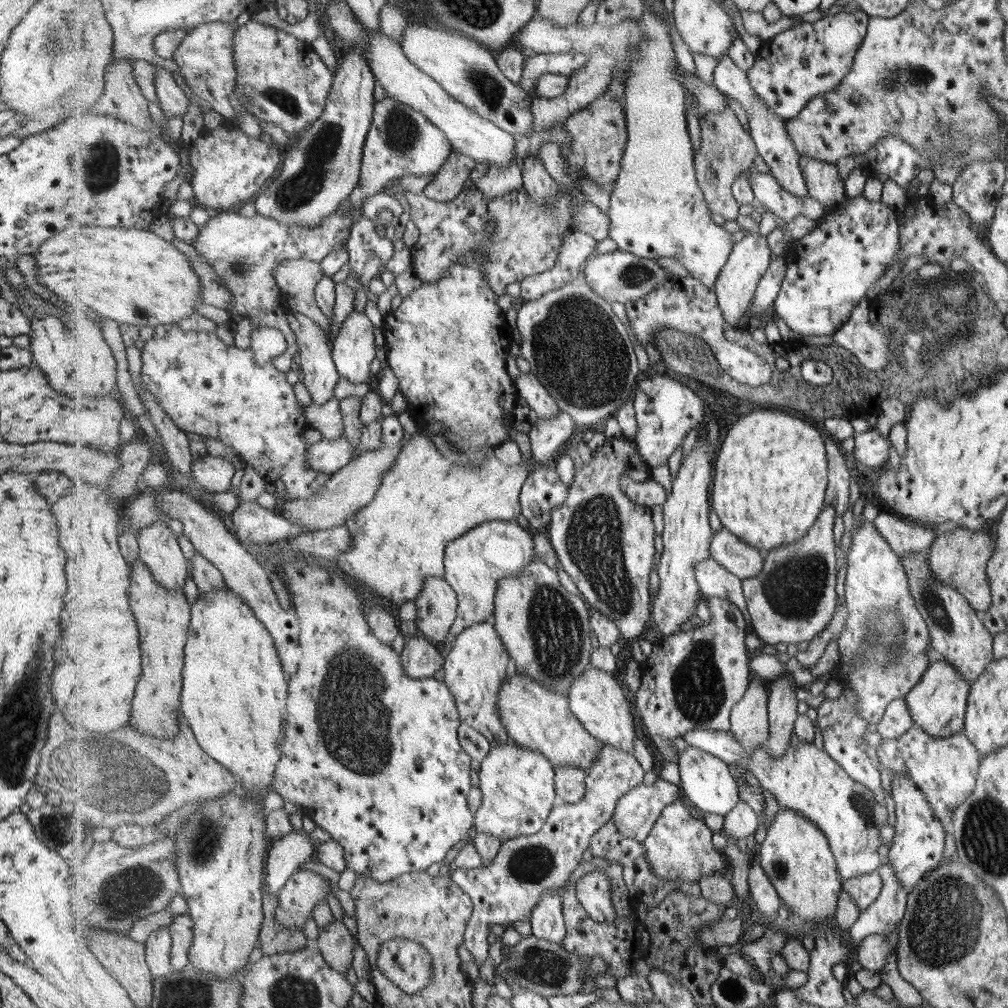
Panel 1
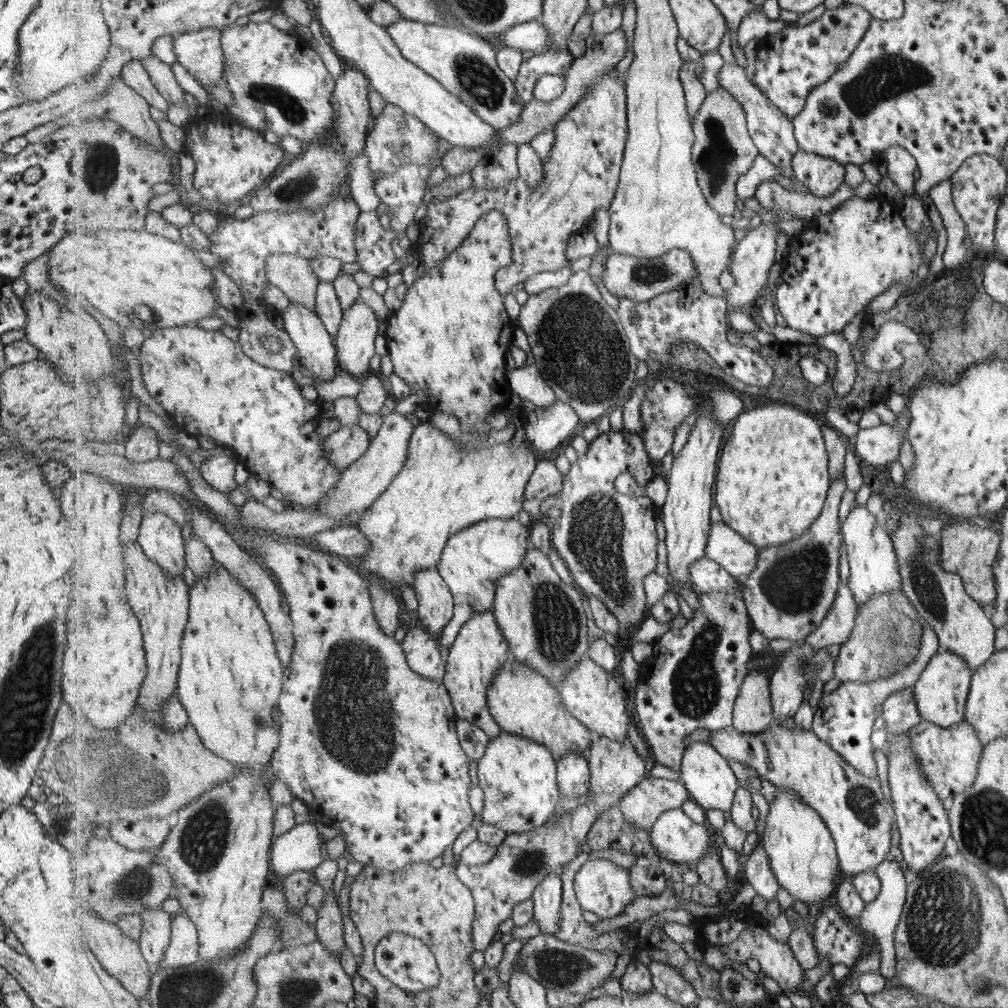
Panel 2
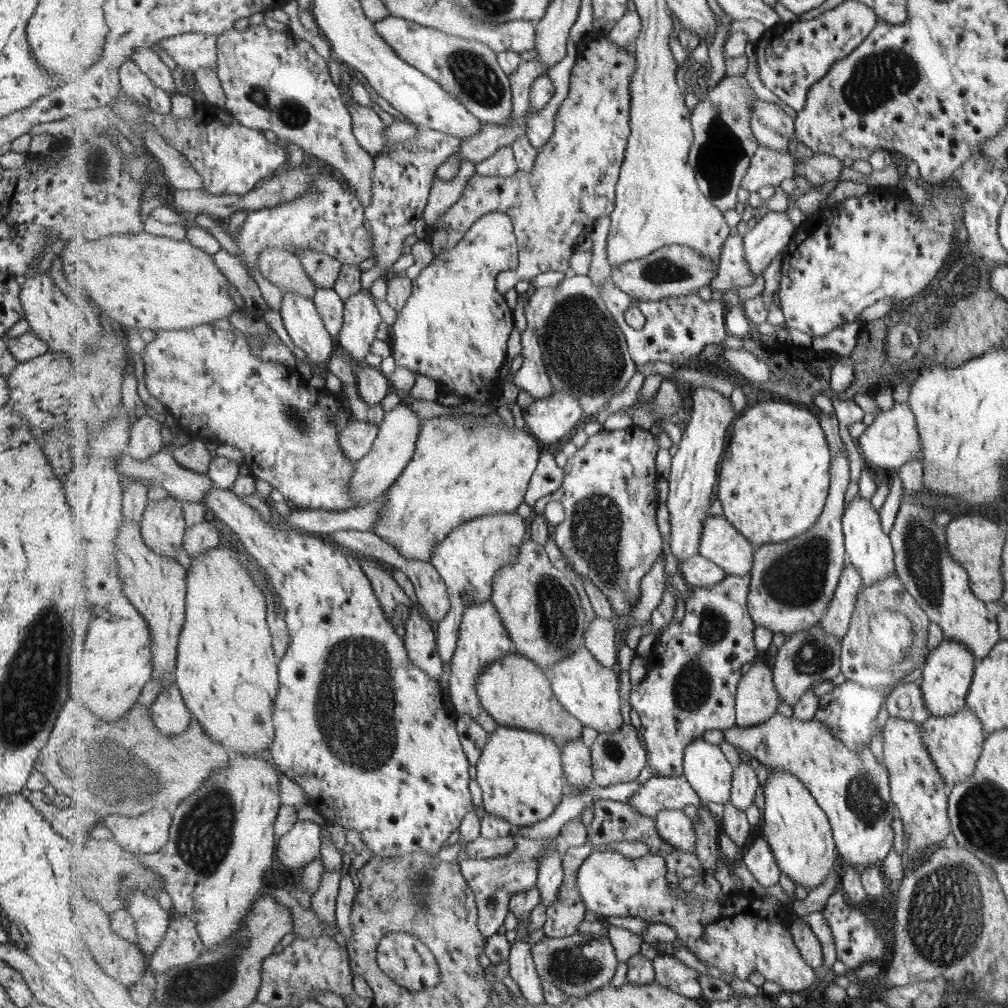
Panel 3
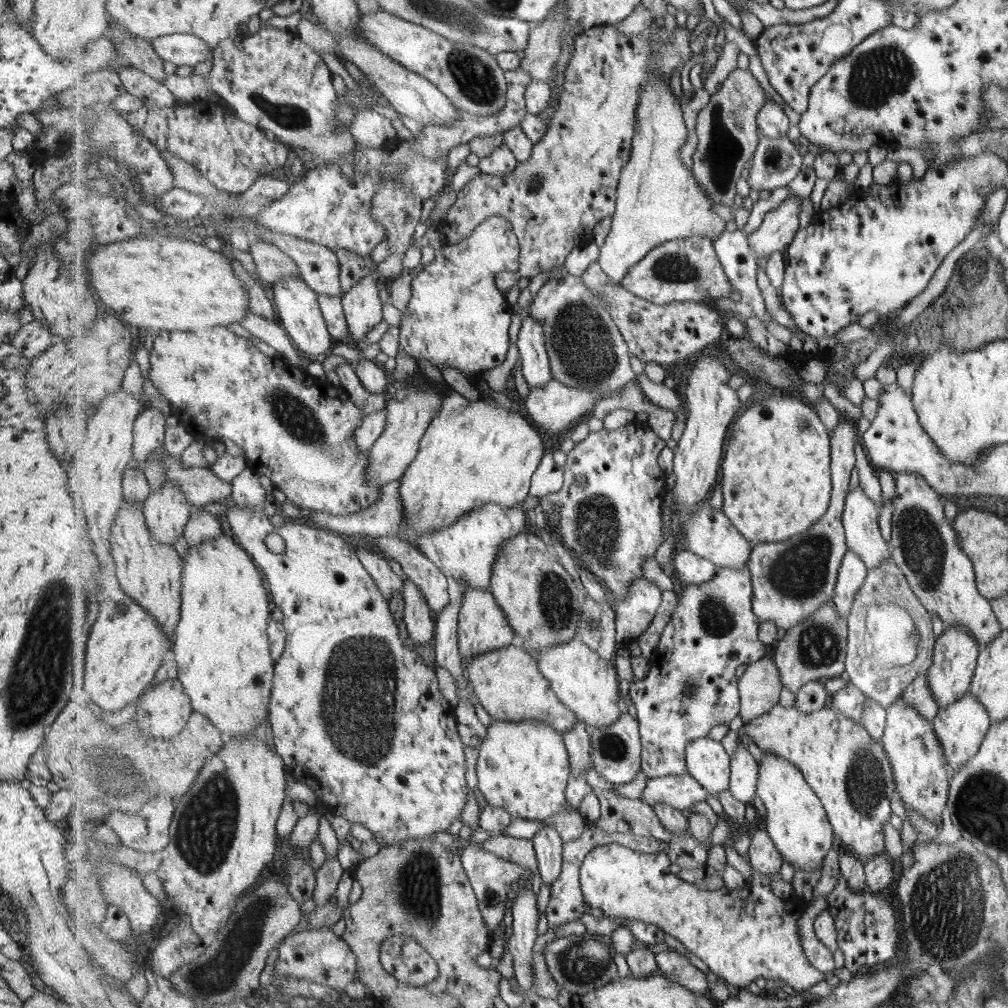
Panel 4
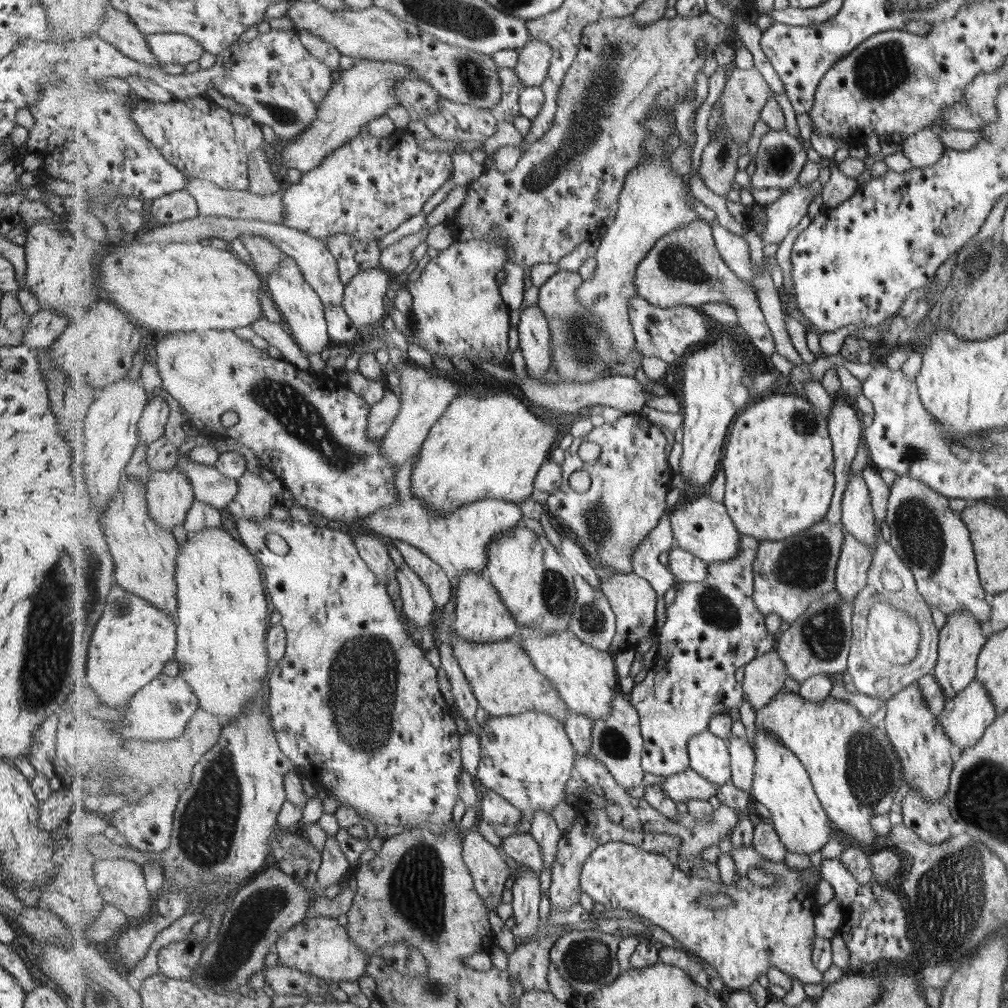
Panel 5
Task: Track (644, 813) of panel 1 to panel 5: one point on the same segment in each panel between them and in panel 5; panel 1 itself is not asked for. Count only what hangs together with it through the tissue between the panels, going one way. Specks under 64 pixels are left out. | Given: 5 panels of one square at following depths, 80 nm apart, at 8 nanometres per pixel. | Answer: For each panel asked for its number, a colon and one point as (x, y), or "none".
2: (643, 805)
3: (657, 794)
4: (682, 791)
5: (689, 784)

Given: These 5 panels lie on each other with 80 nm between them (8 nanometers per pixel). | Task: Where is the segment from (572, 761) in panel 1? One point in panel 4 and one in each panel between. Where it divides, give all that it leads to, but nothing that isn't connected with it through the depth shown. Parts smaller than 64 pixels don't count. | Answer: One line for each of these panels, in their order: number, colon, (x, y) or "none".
2: (525, 703)
3: (514, 689)
4: (508, 682)

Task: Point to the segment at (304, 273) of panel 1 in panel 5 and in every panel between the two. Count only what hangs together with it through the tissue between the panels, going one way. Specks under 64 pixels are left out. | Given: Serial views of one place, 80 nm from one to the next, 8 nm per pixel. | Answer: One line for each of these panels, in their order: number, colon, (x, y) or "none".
2: (294, 275)
3: (283, 268)
4: (272, 264)
5: (266, 256)

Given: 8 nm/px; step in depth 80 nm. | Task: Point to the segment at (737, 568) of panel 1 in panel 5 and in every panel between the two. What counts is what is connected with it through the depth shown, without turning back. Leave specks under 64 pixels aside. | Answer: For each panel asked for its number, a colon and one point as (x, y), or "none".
2: (726, 546)
3: (721, 542)
4: (710, 533)
5: (704, 527)

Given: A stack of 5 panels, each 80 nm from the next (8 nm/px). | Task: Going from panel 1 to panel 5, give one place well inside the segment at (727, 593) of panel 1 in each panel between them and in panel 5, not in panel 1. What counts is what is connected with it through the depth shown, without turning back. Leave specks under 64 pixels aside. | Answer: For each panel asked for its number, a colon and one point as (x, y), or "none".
2: (708, 576)
3: (697, 571)
4: (693, 569)
5: (687, 567)

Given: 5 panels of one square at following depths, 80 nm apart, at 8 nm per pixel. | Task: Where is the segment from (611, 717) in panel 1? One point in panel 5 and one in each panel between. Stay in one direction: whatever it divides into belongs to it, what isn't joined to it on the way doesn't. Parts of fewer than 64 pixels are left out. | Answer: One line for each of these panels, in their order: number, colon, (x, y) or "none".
2: (592, 694)
3: (588, 689)
4: (588, 684)
5: (586, 677)

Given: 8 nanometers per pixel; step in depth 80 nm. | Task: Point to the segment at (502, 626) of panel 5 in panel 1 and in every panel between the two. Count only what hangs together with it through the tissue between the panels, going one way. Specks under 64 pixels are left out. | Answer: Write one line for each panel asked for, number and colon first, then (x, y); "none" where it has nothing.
1: (476, 666)
2: (480, 650)
3: (483, 638)
4: (484, 626)

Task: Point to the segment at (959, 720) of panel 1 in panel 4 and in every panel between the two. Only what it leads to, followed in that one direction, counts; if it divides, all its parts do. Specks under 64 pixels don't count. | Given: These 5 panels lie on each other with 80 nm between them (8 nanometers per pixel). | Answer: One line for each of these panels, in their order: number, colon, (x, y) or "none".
2: (941, 692)
3: (946, 676)
4: (955, 653)

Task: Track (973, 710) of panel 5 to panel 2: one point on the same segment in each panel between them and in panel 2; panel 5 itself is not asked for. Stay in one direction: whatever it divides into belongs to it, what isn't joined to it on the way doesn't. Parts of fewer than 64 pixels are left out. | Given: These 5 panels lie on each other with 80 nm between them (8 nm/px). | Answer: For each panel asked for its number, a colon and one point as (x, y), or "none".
2: (947, 756)
3: (953, 741)
4: (959, 727)

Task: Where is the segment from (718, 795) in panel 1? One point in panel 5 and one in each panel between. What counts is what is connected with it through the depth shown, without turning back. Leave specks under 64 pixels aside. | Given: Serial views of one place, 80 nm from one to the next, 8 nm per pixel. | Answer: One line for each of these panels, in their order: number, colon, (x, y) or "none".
2: (712, 783)
3: (707, 768)
4: (707, 760)
5: (709, 755)

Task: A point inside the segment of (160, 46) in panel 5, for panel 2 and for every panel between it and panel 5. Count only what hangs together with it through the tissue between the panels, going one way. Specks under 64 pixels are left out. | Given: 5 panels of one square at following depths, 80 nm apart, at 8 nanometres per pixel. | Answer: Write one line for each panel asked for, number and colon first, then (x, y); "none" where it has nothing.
2: (201, 53)
3: (192, 51)
4: (181, 49)

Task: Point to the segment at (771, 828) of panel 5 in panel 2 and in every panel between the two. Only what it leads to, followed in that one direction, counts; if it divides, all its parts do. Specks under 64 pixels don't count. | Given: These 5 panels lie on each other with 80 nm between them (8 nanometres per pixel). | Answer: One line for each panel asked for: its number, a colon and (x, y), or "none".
2: (757, 867)
3: (759, 859)
4: (764, 857)

